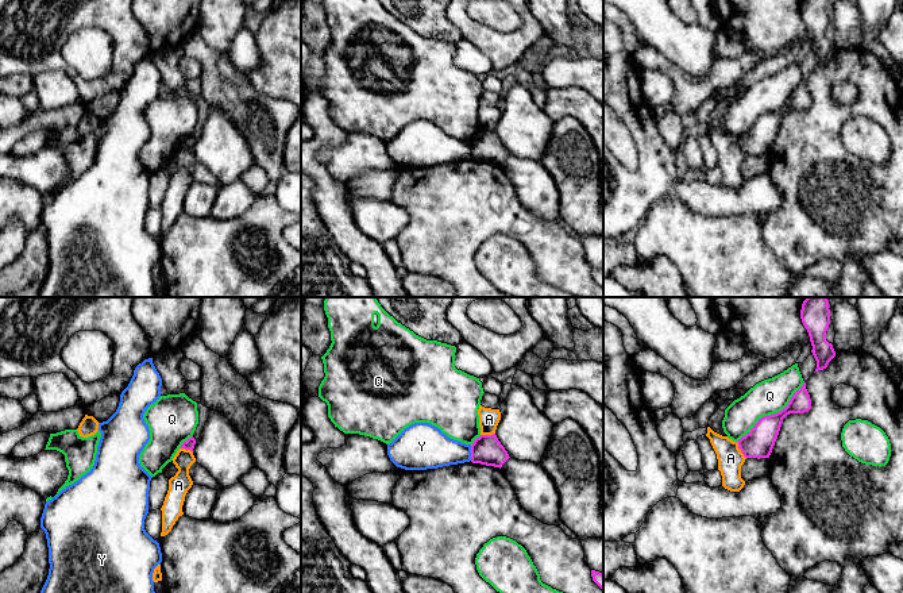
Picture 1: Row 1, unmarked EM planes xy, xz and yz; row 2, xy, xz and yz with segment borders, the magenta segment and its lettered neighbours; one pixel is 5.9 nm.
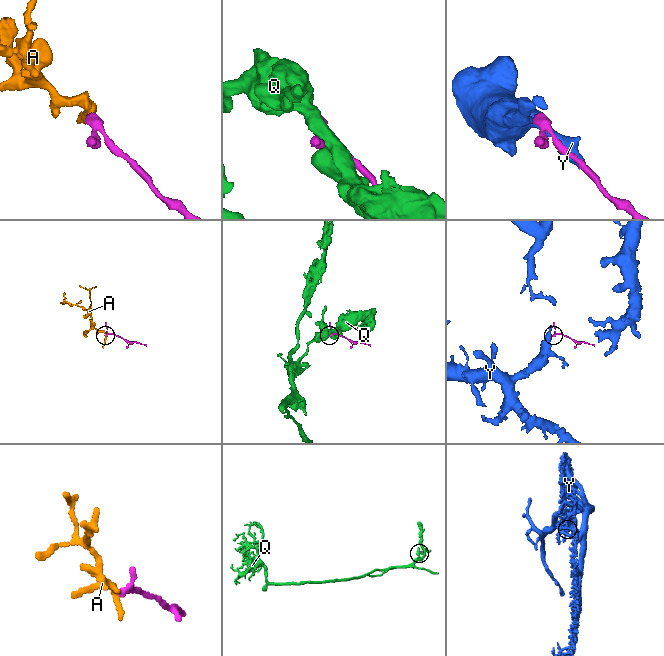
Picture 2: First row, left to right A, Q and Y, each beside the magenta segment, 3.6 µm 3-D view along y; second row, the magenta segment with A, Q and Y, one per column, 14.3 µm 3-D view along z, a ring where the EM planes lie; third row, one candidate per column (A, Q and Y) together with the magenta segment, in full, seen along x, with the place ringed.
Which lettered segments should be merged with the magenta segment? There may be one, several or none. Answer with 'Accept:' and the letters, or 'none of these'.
Accept: none of these

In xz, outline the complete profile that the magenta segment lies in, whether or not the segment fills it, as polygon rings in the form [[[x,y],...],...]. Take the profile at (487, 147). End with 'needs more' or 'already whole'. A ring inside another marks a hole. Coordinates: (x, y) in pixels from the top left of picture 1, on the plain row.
[[[481,132],[471,142],[471,159],[486,163],[502,165],[509,151],[498,138],[497,132]]]; already whole

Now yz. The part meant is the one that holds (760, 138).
[[[806,80],[794,91],[784,107],[759,116],[755,124],[737,140],[745,155],[769,155],[777,136],[783,116],[790,111],[804,111],[811,107]]]; already whole

